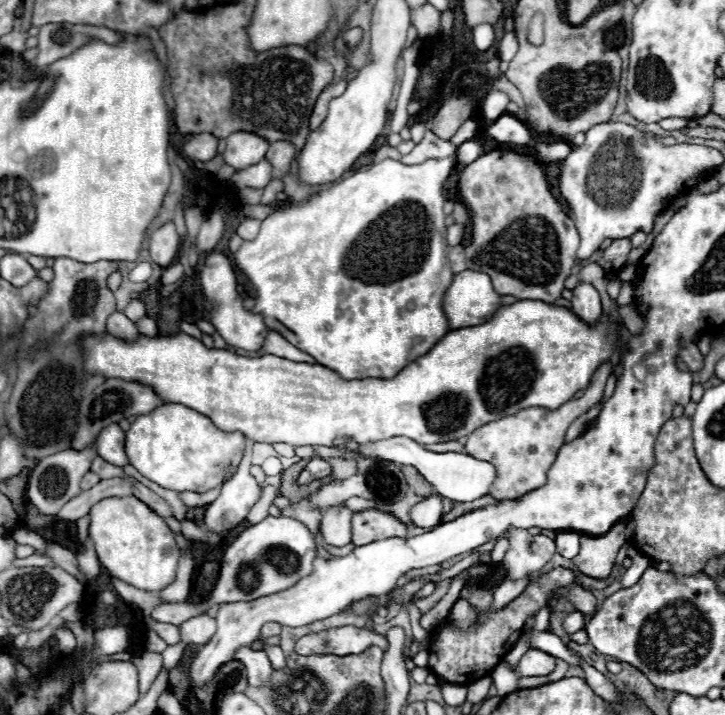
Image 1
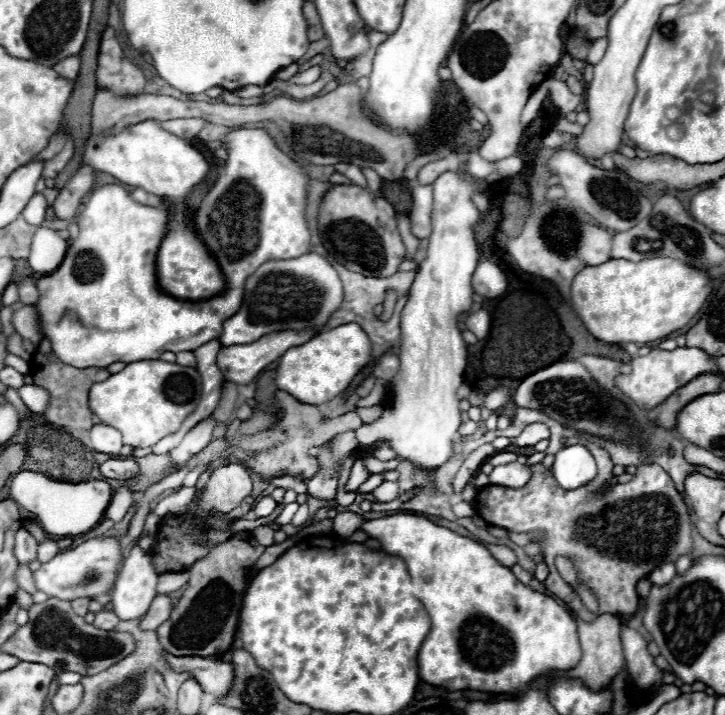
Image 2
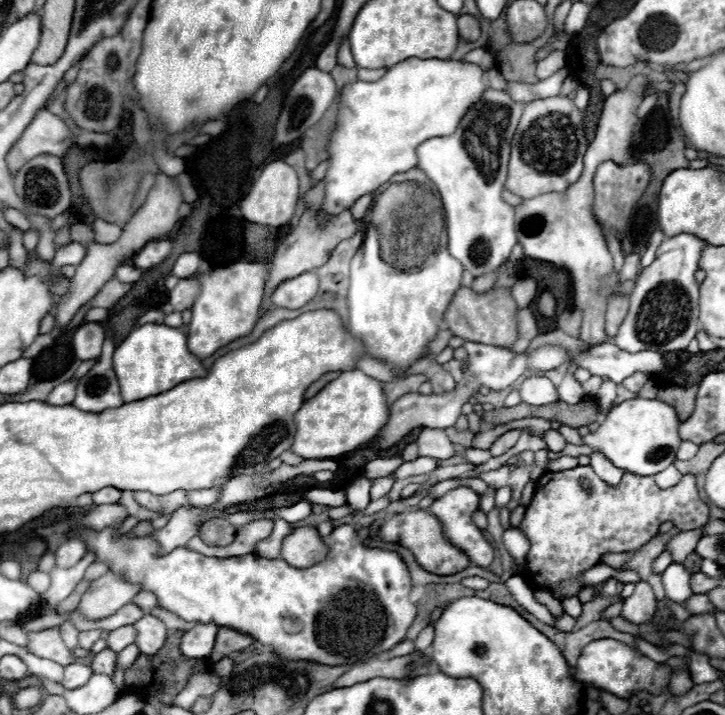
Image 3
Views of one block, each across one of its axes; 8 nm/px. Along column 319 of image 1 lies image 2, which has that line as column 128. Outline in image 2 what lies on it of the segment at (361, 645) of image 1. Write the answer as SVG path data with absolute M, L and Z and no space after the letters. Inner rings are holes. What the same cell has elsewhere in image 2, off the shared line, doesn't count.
M48 598L42 604L34 604L30 608L30 622L20 626L12 638L8 638L2 646L4 652L16 656L26 662L42 662L50 666L56 674L62 672L78 672L80 676L92 676L104 672L112 664L120 662L124 656L134 652L136 644L132 634L128 632L104 632L86 624L84 618L74 614L68 600Z

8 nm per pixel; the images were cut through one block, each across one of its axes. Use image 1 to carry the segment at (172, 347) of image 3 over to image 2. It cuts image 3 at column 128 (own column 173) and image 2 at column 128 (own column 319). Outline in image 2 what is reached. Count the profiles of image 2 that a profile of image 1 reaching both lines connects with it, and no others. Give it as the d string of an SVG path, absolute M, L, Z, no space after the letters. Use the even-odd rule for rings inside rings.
M140 360L130 362L122 372L96 382L90 388L88 402L100 422L120 430L124 444L132 448L148 448L182 426L186 416L196 410L200 394L202 380L196 368L164 360Z

